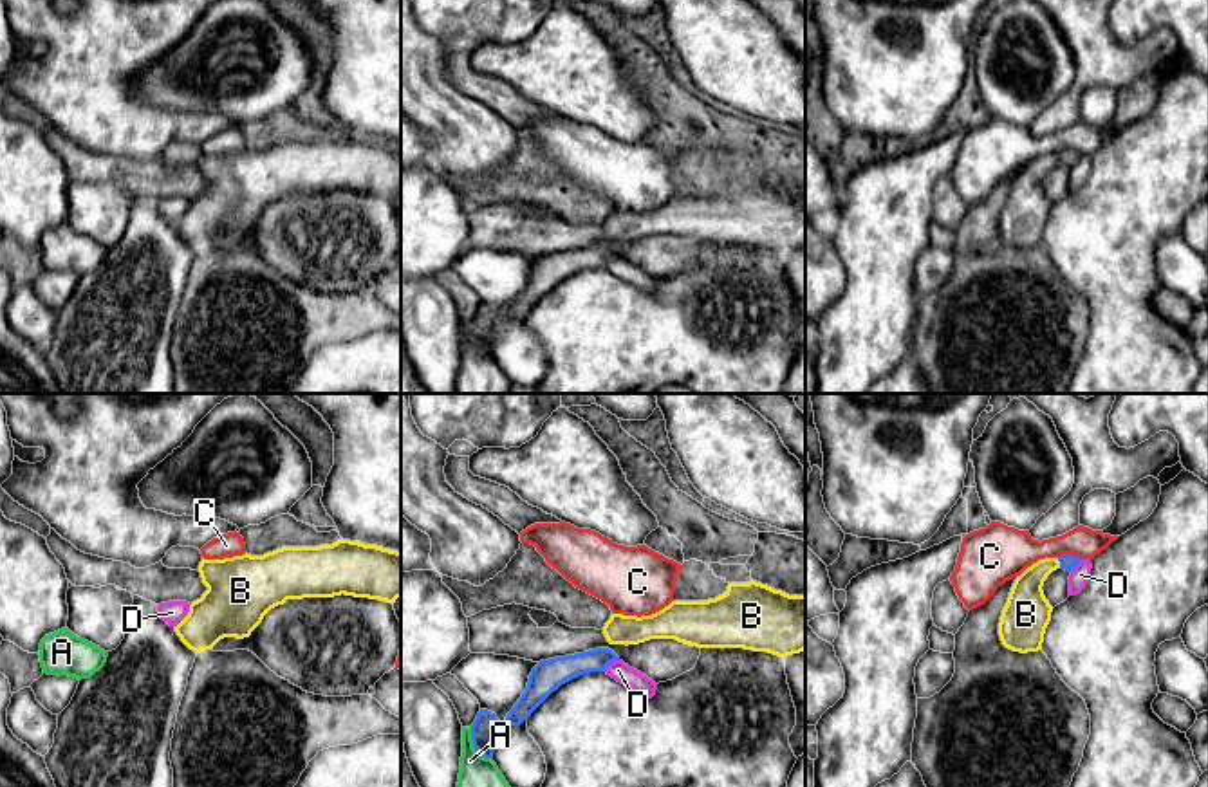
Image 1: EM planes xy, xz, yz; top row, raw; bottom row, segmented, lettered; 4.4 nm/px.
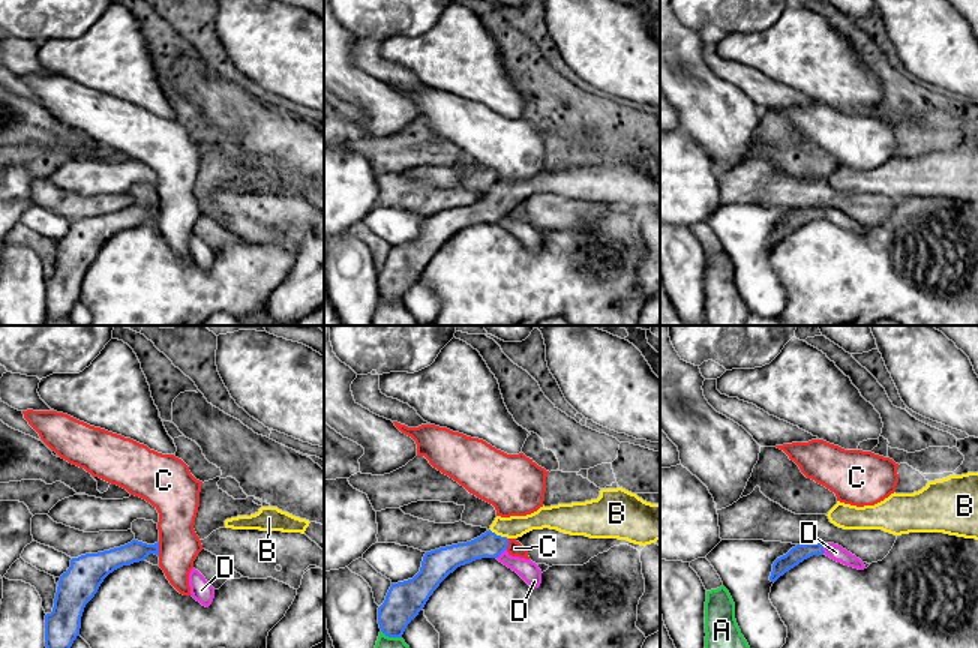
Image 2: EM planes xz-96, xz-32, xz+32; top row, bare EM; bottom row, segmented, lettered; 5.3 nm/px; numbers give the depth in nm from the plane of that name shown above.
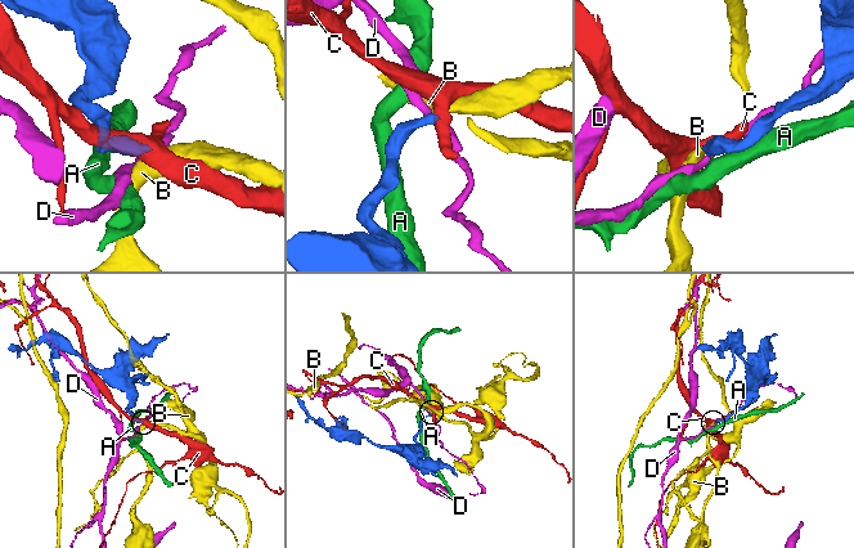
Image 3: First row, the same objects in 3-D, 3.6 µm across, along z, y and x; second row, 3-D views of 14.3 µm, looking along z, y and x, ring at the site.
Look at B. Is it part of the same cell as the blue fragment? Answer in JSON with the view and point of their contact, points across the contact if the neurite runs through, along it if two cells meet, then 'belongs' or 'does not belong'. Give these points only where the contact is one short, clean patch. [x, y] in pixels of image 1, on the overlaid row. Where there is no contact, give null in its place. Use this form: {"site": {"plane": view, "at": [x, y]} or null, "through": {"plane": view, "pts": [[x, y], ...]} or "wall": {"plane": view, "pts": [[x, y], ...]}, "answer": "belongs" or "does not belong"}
{"site": {"plane": "yz", "at": [1059, 560]}, "through": {"plane": "yz", "pts": [[1068, 562], [1059, 560], [1028, 585], [1026, 605]]}, "answer": "belongs"}

